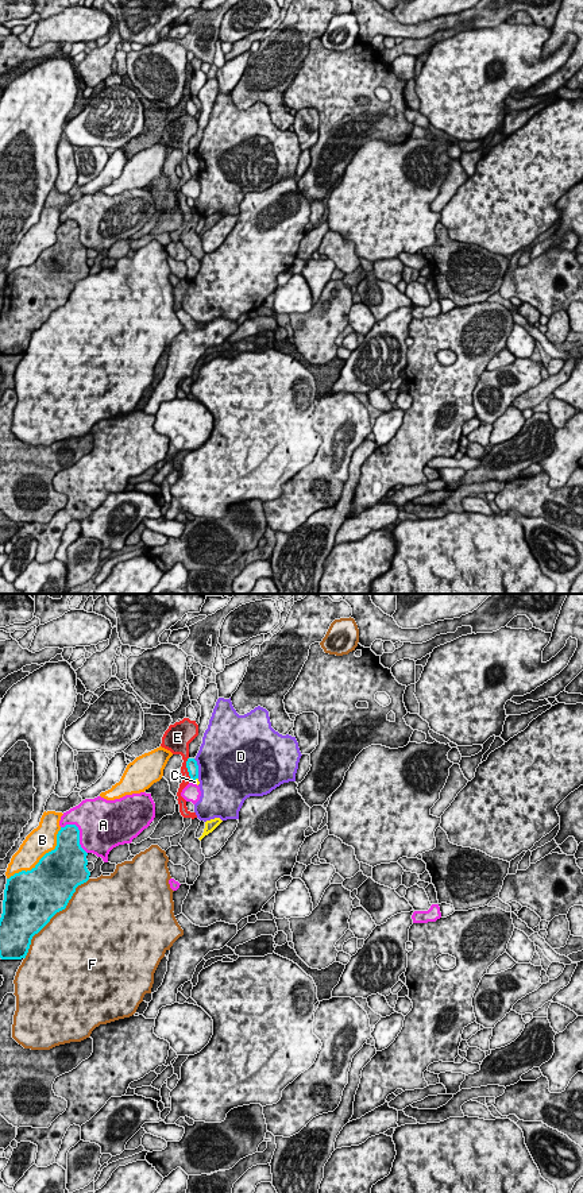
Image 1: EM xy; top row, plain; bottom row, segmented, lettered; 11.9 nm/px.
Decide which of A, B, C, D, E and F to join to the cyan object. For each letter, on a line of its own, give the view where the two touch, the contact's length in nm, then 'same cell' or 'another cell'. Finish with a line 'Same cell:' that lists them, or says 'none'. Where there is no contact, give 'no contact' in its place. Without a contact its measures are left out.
A: xy | 460 nm | another cell
B: xy | 900 nm | another cell
C: xy | 90 nm | another cell
D: xy | 240 nm | another cell
E: xy | 280 nm | another cell
F: xy | 1250 nm | another cell
Same cell: none

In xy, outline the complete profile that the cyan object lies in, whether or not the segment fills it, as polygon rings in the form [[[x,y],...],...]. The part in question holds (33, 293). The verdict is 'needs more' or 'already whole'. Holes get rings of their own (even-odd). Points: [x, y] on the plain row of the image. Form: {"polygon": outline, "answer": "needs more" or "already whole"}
{"polygon": [[[76,220],[61,223],[57,242],[46,248],[31,266],[22,266],[7,274],[0,313],[0,354],[26,354],[31,335],[50,314],[65,305],[76,283],[89,275],[88,248],[80,240],[80,225]]], "answer": "already whole"}

